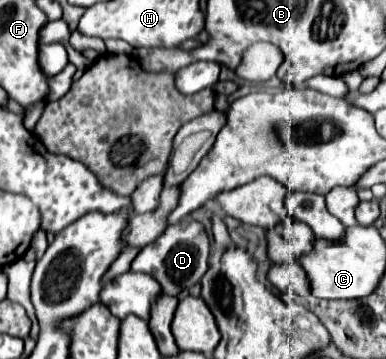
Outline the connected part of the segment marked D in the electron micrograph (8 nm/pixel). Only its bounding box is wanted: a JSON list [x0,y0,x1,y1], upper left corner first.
[131,218,209,296]

